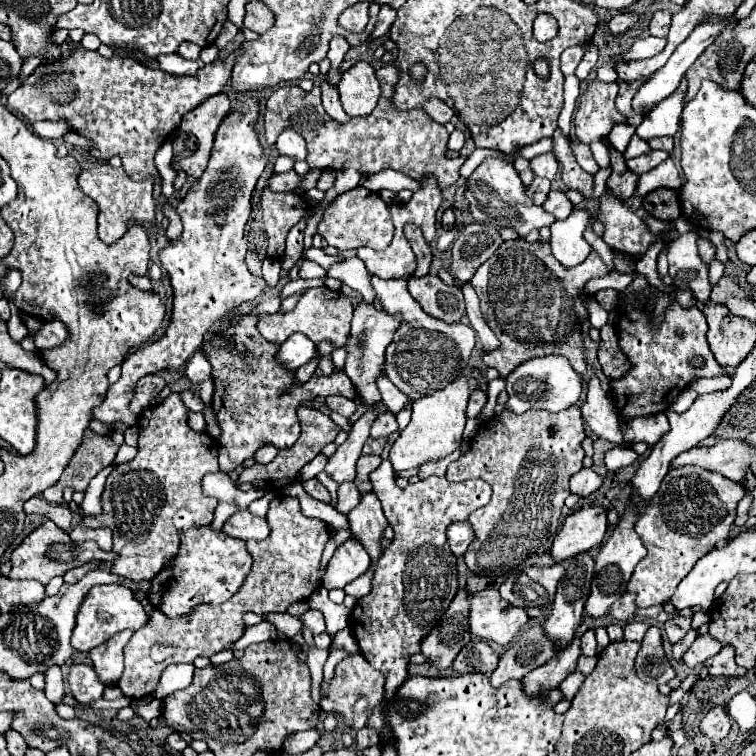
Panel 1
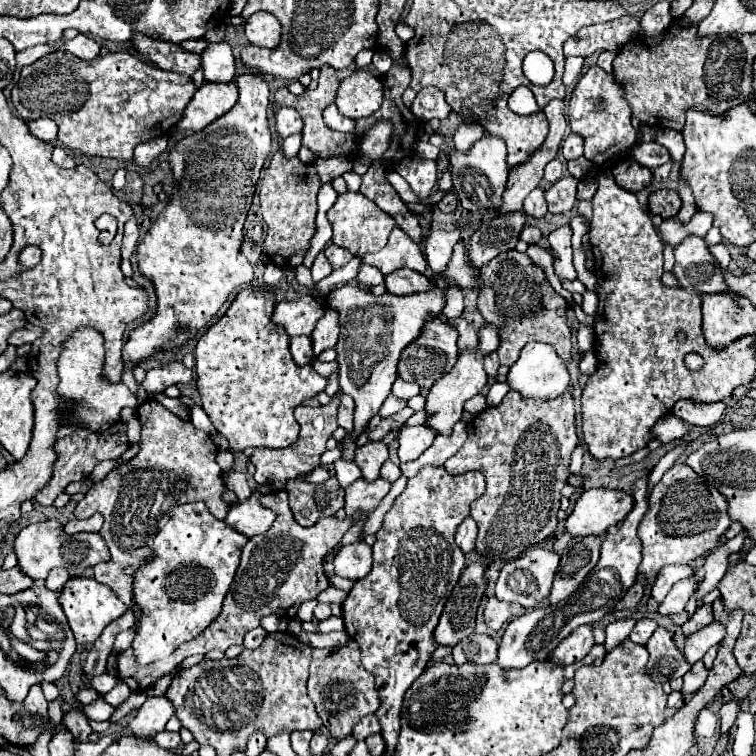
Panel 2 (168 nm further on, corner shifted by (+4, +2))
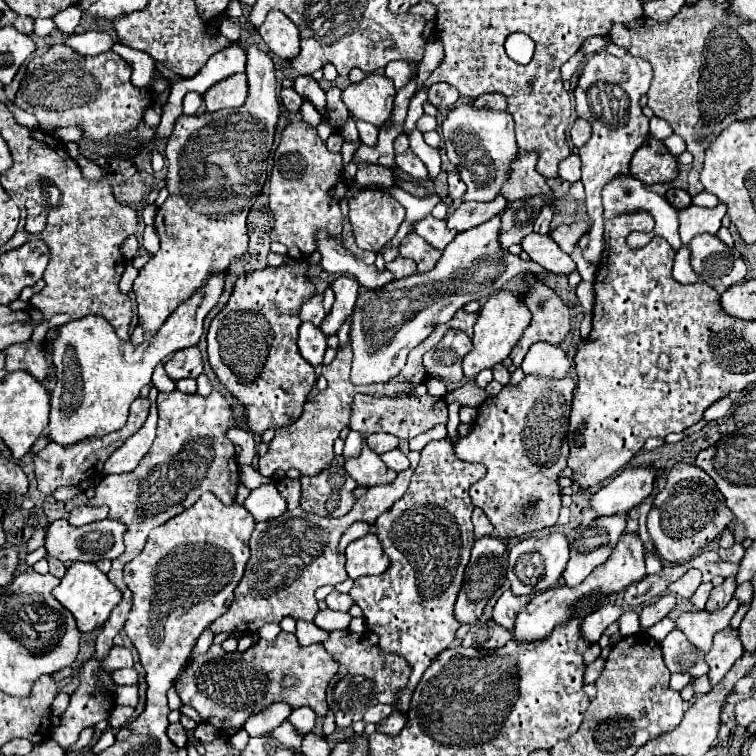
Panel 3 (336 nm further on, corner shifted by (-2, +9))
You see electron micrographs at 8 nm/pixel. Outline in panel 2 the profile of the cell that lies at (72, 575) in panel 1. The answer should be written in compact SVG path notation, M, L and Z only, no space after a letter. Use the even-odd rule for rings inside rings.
M56 567L50 571L48 579L46 579L46 587L48 589L54 589L54 591L62 591L62 587L66 585L66 581L70 579L68 571L64 567Z

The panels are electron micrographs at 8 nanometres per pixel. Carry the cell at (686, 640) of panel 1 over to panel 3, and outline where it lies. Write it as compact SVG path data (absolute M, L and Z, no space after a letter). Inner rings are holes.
M728 576L724 580L724 584L716 586L712 592L710 592L710 598L706 602L706 610L708 612L714 612L714 610L720 610L724 608L732 598L734 598L734 590L738 588L736 584L736 576Z

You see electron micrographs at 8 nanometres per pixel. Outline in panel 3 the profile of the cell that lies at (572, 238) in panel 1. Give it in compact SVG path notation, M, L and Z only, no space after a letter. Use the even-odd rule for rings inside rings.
M576 246L576 250L572 252L572 260L576 262L576 270L579 272L582 280L594 282L598 268L594 266L594 264L588 264L588 262L584 260L580 246Z

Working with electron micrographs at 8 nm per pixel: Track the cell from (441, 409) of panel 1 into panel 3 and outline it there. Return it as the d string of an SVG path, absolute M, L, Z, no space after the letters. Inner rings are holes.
M500 290L500 292L494 292L482 306L480 314L478 314L478 322L474 326L474 336L472 336L472 342L474 342L474 348L470 354L464 356L464 362L462 362L462 368L464 368L464 376L466 378L476 378L480 370L486 370L486 368L492 368L494 364L502 362L508 358L512 346L520 340L522 332L528 328L532 320L532 314L530 310L524 306L522 298L512 292L512 290Z

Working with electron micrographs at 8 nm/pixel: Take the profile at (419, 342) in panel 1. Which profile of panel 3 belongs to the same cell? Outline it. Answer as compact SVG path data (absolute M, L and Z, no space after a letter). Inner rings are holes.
M448 330L434 352L424 354L424 368L430 376L444 382L460 382L462 358L472 350L472 340L460 330Z

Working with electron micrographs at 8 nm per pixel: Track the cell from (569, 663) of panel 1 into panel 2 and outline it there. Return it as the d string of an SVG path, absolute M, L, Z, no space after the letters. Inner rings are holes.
M582 625L576 631L572 631L570 637L566 637L548 657L550 663L558 667L566 667L570 663L582 661L586 653L592 649L594 637L592 637L592 625Z

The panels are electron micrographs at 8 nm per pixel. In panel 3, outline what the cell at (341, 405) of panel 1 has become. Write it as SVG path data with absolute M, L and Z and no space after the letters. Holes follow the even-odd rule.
M358 394L352 406L352 420L350 428L362 432L364 436L374 434L374 432L390 432L398 438L414 438L436 424L446 424L448 422L448 404L444 398L434 398L430 394L426 396L412 396L412 398L396 398L396 396L364 396Z

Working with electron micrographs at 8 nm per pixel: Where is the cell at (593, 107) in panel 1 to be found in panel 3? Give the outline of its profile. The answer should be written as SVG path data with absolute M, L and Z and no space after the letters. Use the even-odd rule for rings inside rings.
M596 52L582 68L578 84L574 88L576 114L590 122L592 138L578 150L582 160L582 184L586 188L586 208L590 216L590 244L584 250L584 258L594 264L604 250L602 228L602 188L618 176L630 174L630 158L648 138L648 118L642 114L640 98L648 92L652 82L652 64L624 56L616 58L606 52Z

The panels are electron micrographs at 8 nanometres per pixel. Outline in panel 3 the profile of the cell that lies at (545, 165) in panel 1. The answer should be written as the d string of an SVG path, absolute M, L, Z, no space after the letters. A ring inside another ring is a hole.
M570 154L566 160L560 162L560 178L570 182L570 184L578 182L580 176L582 176L580 174L580 166L582 166L582 162L580 162L578 154Z

